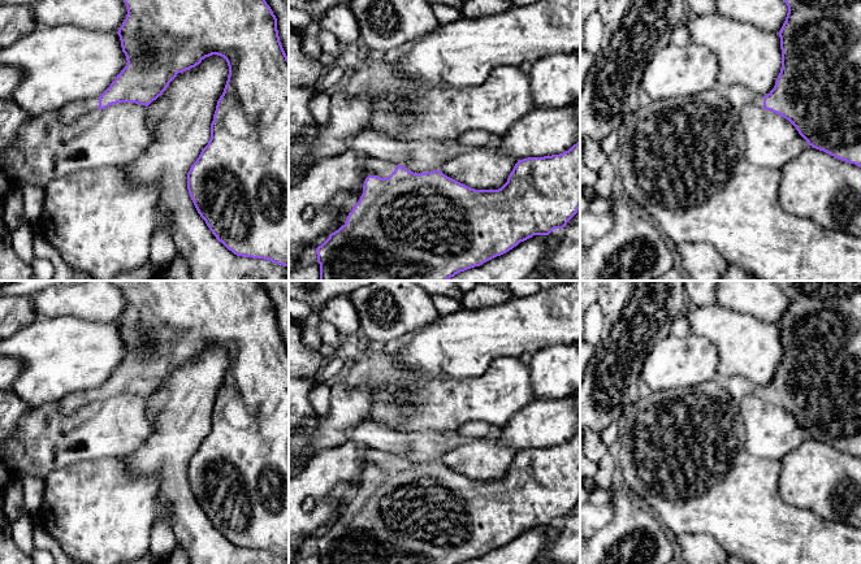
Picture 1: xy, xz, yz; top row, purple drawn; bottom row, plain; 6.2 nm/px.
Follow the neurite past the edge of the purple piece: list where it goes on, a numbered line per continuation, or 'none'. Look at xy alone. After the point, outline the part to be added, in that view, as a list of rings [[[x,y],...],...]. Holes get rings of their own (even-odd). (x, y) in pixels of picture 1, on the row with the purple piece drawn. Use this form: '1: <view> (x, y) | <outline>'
1: xy (68, 113) | [[[90,97],[87,100],[73,101],[60,109],[60,121],[69,123],[81,114],[95,110],[99,107],[99,97]]]

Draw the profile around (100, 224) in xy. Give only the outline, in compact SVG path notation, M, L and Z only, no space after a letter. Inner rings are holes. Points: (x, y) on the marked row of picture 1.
M126 168L79 170L44 188L40 234L90 281L112 281L151 255L159 192L133 186Z

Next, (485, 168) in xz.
M490 144L483 148L473 148L464 155L446 161L441 172L475 190L498 190L507 182L516 162L515 157L501 153Z

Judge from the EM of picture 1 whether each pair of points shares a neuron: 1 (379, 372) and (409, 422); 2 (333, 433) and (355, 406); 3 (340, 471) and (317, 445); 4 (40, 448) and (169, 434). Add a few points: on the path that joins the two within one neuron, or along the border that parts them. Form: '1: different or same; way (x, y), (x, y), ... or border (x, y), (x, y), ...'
1: same; way (390, 385), (406, 402), (409, 410)
2: same; way (334, 426), (349, 412)
3: different; border (347, 439), (337, 446), (317, 451), (308, 459)
4: different; border (147, 406), (151, 434), (125, 458)

